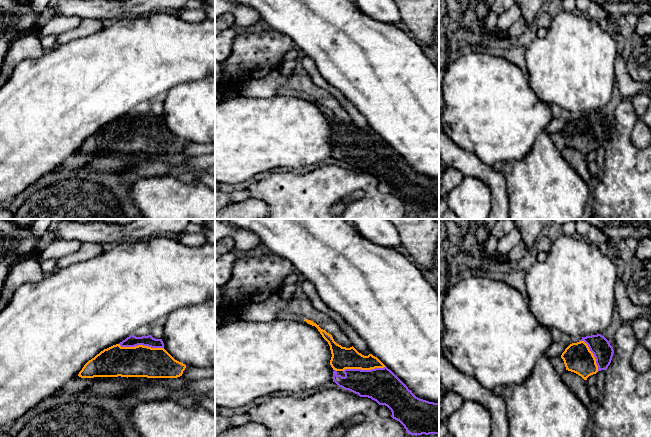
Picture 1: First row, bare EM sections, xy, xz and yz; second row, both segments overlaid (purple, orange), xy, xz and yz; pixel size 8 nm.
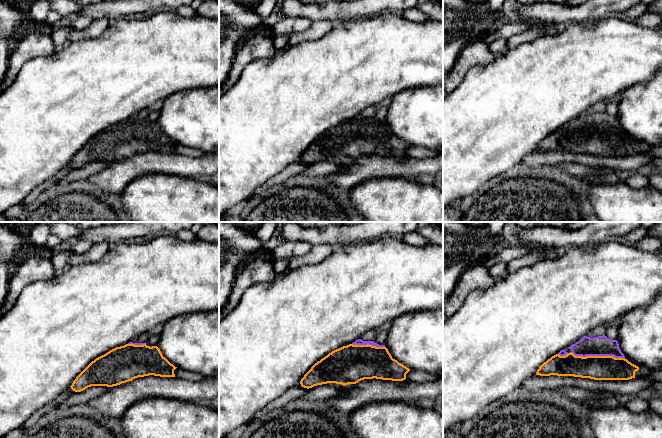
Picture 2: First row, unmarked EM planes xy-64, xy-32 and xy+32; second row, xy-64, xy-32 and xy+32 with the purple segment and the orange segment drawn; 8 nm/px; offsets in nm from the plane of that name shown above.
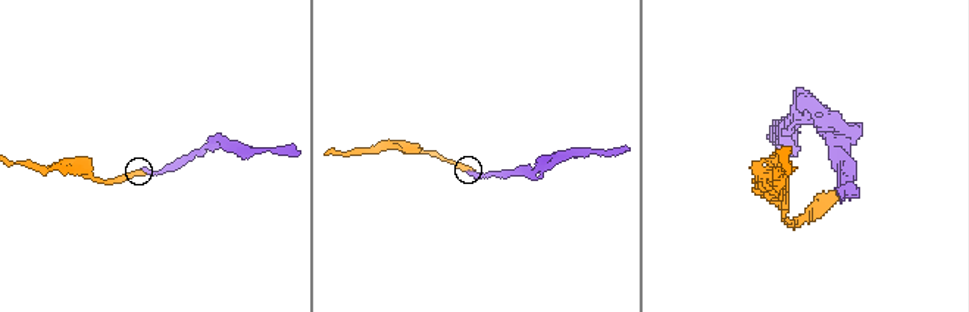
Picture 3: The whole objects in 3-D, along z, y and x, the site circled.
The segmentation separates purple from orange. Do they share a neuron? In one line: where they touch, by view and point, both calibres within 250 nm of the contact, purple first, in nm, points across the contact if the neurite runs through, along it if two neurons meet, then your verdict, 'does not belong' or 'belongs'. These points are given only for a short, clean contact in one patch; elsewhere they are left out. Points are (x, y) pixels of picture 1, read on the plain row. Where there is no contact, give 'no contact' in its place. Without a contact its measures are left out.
contact xy (141, 120); calibres 90 and 260 nm; belongs

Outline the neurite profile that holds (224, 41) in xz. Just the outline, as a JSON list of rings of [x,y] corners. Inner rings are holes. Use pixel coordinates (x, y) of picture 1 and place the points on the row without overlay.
[[[231,27],[225,29],[215,37],[215,62],[222,63],[229,58],[234,39],[237,35],[238,32]]]

